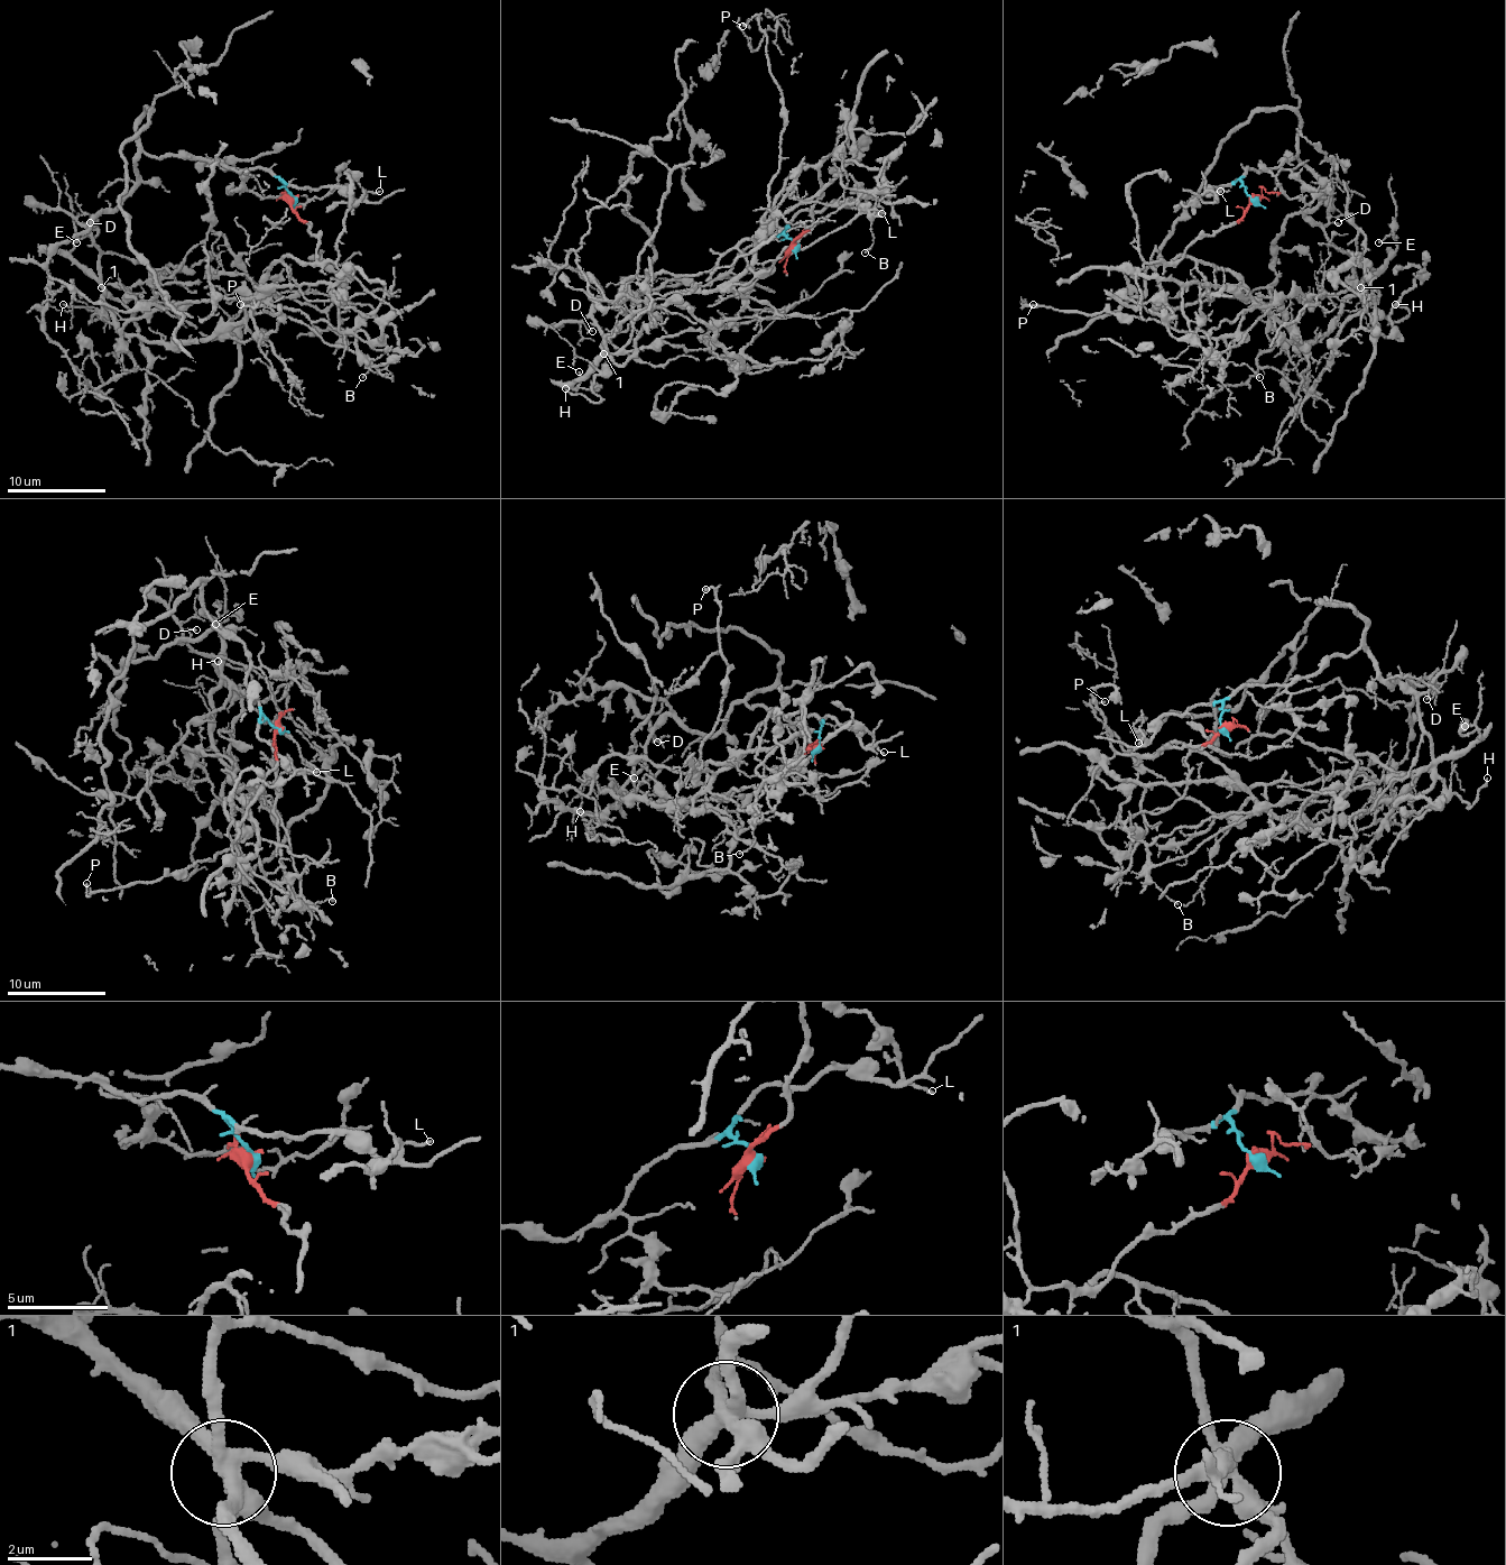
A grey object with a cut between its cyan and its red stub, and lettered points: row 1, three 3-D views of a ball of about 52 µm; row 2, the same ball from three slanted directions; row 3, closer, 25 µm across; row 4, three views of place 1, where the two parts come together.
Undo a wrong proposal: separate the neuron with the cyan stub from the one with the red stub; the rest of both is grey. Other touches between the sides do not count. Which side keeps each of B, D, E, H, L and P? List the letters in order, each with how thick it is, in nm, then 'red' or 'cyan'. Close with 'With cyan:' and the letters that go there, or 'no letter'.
B: 130 nm | red
D: 140 nm | cyan
E: 140 nm | red
H: 140 nm | cyan
L: 150 nm | cyan
P: 170 nm | red
With cyan: D, H, L

